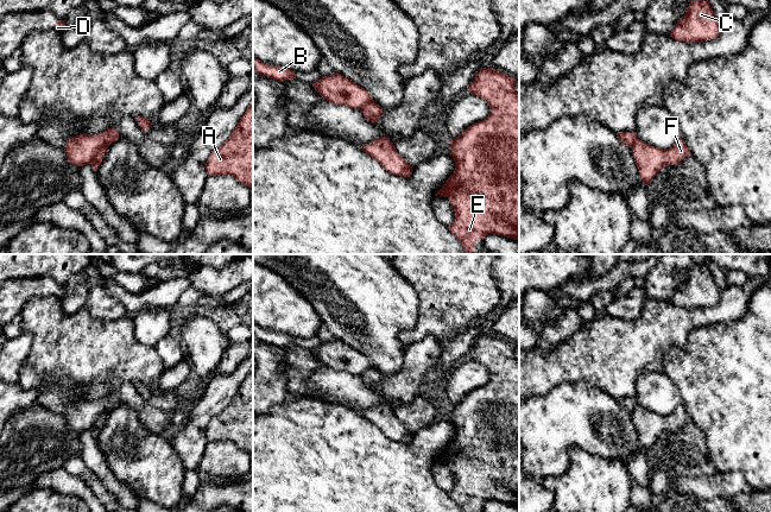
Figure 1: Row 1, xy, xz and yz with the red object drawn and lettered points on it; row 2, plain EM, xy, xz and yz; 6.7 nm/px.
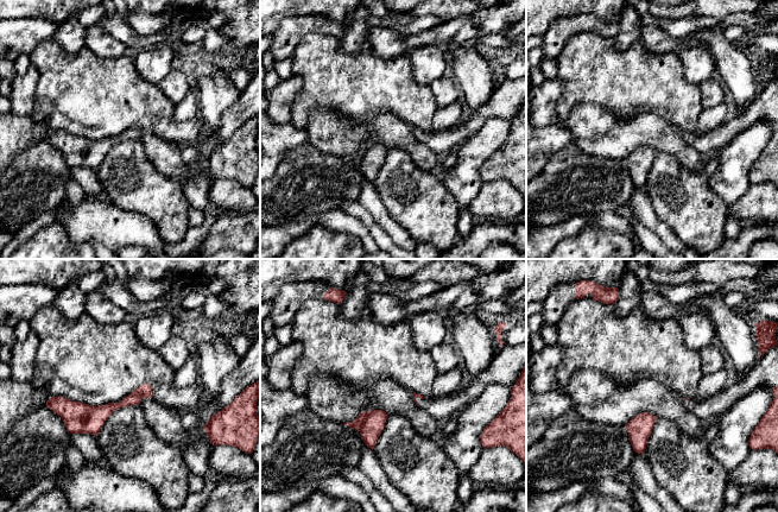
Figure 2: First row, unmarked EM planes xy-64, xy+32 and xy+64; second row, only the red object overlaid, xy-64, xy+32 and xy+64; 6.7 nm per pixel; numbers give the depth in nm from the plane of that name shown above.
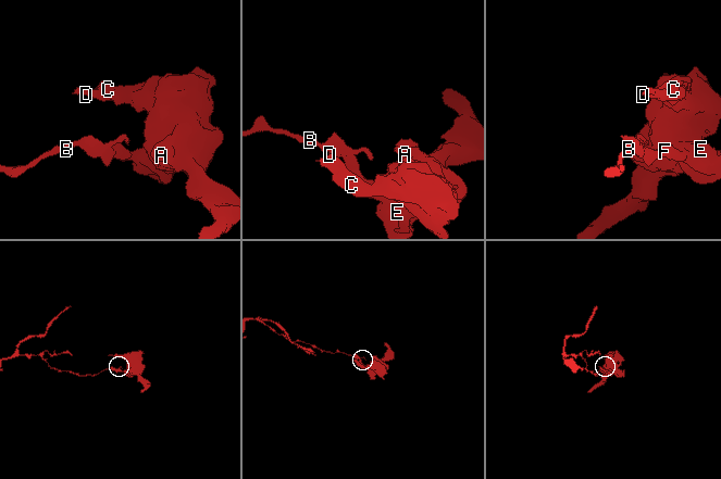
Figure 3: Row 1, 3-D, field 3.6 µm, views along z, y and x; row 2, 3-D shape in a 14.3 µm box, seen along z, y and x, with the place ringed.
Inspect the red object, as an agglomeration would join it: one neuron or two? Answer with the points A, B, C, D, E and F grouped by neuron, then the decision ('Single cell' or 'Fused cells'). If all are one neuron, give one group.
Groups: A C D E F / B. Fused cells

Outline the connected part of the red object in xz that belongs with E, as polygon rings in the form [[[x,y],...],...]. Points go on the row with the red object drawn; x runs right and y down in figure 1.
[[[481,68],[475,75],[468,93],[484,99],[489,106],[489,115],[467,127],[456,139],[450,141],[455,162],[455,171],[445,181],[435,196],[447,196],[455,211],[454,222],[448,226],[450,233],[462,244],[466,254],[474,254],[478,239],[497,234],[519,241],[519,94],[516,91],[517,80],[511,75]]]

